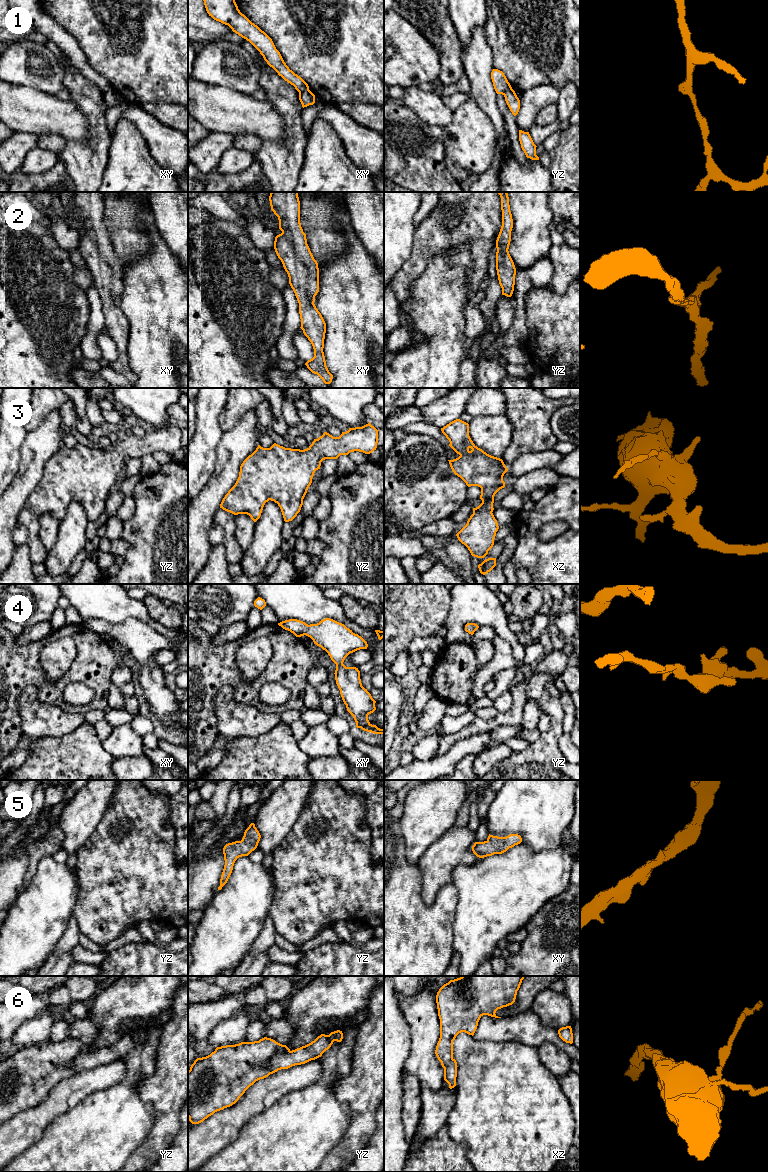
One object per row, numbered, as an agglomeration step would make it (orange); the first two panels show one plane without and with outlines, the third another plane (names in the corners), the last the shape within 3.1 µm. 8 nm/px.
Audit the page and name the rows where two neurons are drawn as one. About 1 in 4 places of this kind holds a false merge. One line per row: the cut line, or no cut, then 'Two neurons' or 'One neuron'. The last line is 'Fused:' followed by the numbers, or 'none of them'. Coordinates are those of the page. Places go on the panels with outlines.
1: Split along xy (308, 89), (299, 93). Two neurons
2: No split. One neuron
3: No split. One neuron
4: No split. One neuron
5: No split. One neuron
6: No split. One neuron
Fused: 1

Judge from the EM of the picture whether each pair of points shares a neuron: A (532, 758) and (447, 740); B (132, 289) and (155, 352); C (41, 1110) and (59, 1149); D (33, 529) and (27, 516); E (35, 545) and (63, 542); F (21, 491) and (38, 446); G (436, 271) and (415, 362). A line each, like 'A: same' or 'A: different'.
A: different
B: same
C: different
D: same
E: different
F: same
G: same

